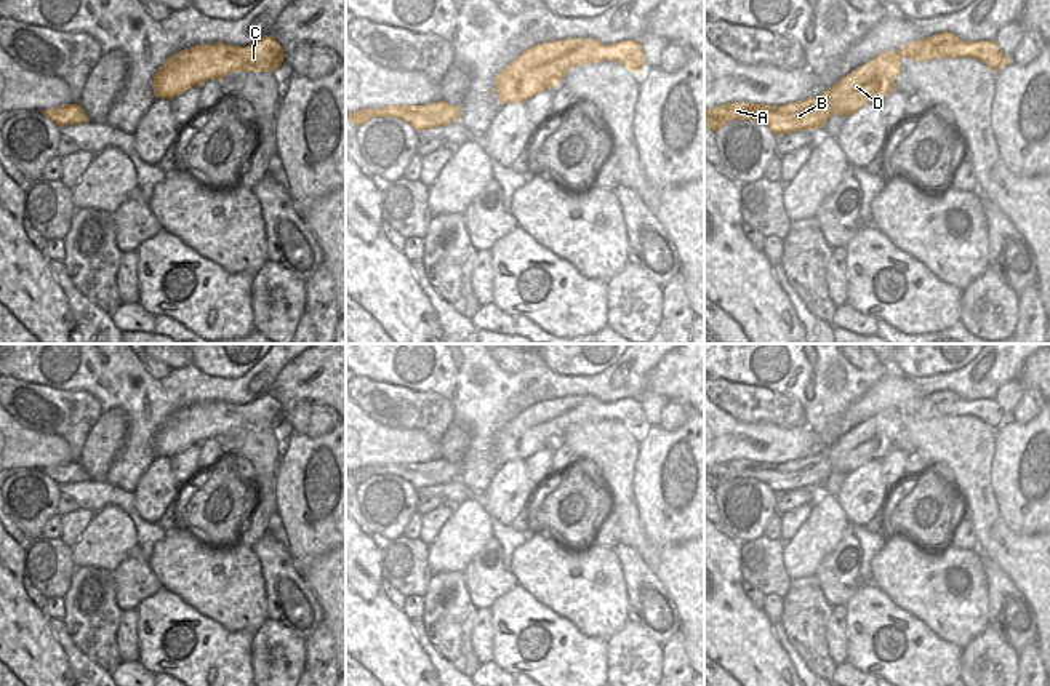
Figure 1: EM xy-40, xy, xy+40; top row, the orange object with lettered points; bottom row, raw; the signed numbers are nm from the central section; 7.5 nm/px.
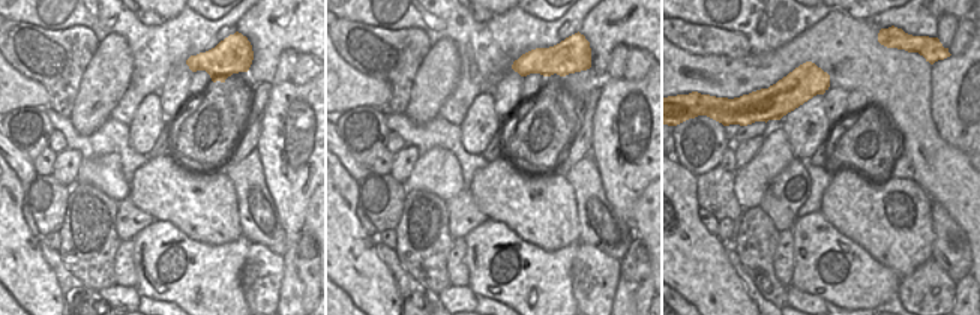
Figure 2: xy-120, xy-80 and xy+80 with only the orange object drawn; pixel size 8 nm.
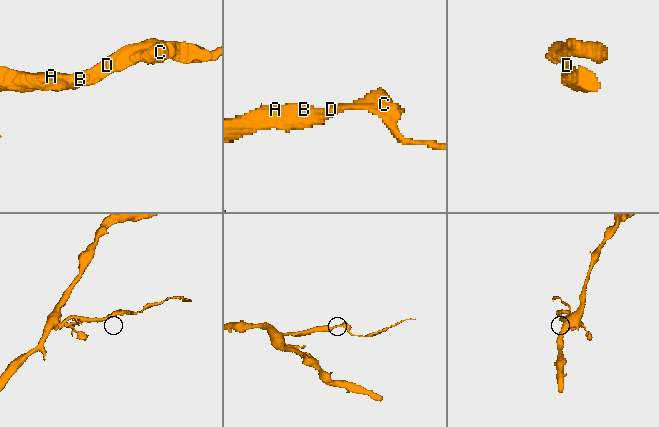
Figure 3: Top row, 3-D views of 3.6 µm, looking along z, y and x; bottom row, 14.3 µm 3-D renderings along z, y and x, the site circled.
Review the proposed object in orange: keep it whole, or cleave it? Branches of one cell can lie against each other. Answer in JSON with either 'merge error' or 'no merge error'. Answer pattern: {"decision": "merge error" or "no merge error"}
{"decision": "no merge error"}

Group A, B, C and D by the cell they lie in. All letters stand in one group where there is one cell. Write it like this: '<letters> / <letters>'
A B C D

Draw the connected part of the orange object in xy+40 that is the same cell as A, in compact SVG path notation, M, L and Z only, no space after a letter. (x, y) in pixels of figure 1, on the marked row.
M951 32L935 34L922 42L911 42L896 51L880 53L815 98L784 106L730 102L704 109L704 128L715 131L736 120L751 120L765 125L773 134L821 130L832 115L848 117L864 104L880 102L893 93L903 58L911 58L916 62L973 58L992 72L1013 64L1013 59L1004 56L996 40L964 42Z

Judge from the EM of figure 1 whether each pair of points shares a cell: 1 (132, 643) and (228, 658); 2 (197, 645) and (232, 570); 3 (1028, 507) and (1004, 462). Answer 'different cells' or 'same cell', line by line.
1: different cells
2: different cells
3: same cell

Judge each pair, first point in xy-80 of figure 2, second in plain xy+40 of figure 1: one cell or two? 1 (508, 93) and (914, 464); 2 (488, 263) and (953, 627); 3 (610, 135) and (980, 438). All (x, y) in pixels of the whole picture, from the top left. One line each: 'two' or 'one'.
1: two
2: two
3: two

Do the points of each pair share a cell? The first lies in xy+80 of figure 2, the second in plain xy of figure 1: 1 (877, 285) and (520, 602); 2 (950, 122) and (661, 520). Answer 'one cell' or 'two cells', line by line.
1: one cell
2: one cell

